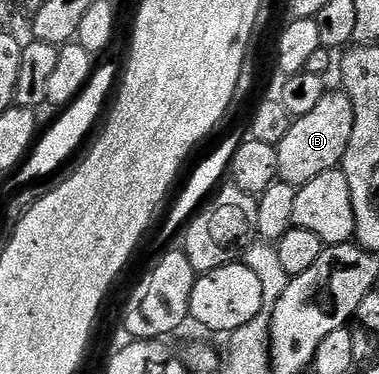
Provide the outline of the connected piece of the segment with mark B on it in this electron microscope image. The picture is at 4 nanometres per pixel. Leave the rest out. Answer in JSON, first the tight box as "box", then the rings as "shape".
{"box":[276,91,355,187],"shape":[[[333,91],[325,92],[323,99],[319,99],[315,111],[310,111],[308,115],[296,118],[290,124],[287,135],[283,135],[281,142],[276,145],[278,178],[300,187],[311,183],[311,179],[315,179],[315,175],[323,175],[323,171],[338,168],[344,162],[347,143],[351,143],[351,131],[354,127],[355,111],[353,110],[351,99],[344,91],[337,91],[337,93],[333,93]]]}

